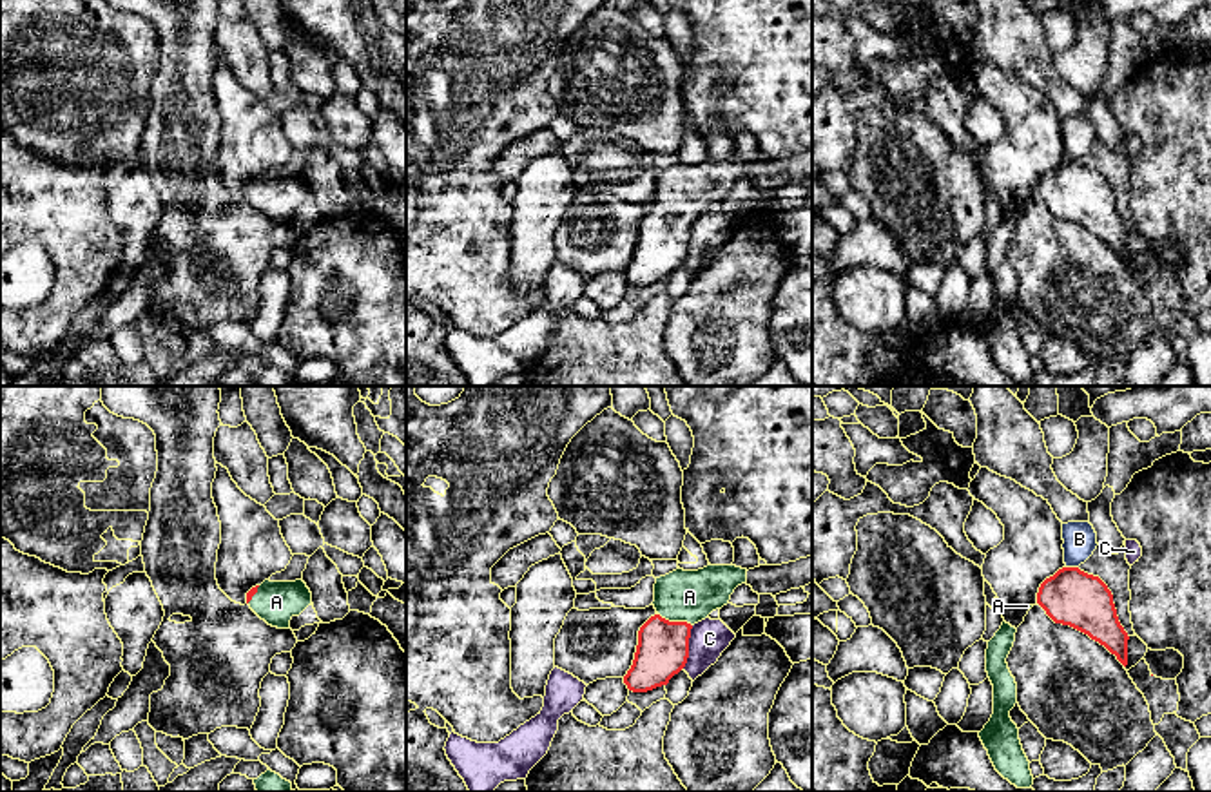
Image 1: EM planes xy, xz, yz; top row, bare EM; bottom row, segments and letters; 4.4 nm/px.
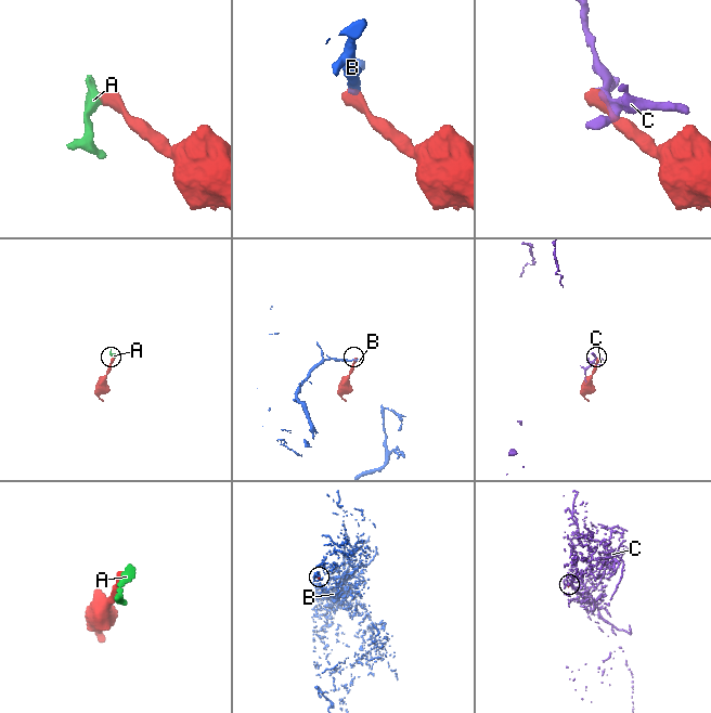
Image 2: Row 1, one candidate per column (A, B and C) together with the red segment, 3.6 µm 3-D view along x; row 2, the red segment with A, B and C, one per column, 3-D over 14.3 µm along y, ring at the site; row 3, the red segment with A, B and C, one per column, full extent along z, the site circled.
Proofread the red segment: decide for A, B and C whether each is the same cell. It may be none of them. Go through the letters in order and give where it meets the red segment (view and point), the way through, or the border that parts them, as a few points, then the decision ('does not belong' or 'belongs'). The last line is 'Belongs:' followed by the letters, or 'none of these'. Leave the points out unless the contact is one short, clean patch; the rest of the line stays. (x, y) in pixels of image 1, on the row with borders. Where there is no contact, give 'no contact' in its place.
A: xz (675, 622) | across xz (662, 651), (662, 640), (675, 622), (678, 608), (689, 597) | belongs
B: yz (1072, 568) | along yz (1066, 566), (1077, 568) | does not belong
C: xz (687, 647) | along xz (693, 626), (687, 662), (682, 667) | does not belong
Belongs: A

